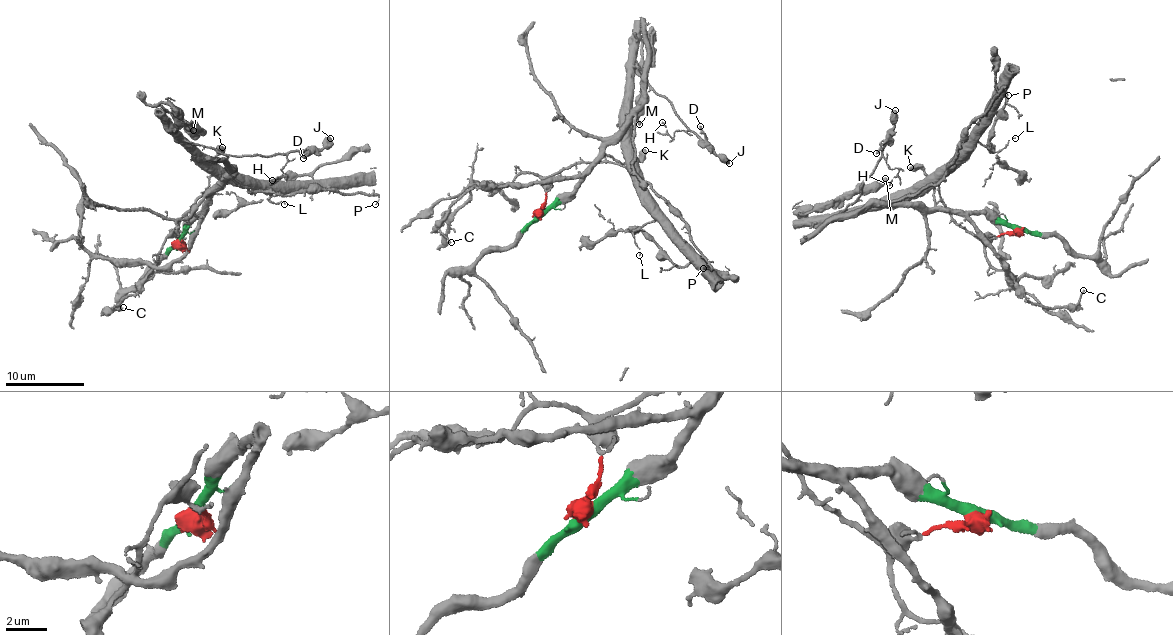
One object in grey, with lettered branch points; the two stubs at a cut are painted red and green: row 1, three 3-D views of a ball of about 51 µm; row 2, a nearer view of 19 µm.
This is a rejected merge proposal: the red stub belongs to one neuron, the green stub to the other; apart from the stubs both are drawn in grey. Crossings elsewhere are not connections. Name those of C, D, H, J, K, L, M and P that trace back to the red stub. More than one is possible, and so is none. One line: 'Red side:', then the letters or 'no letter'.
Red side: C, D, H, J, L, M

